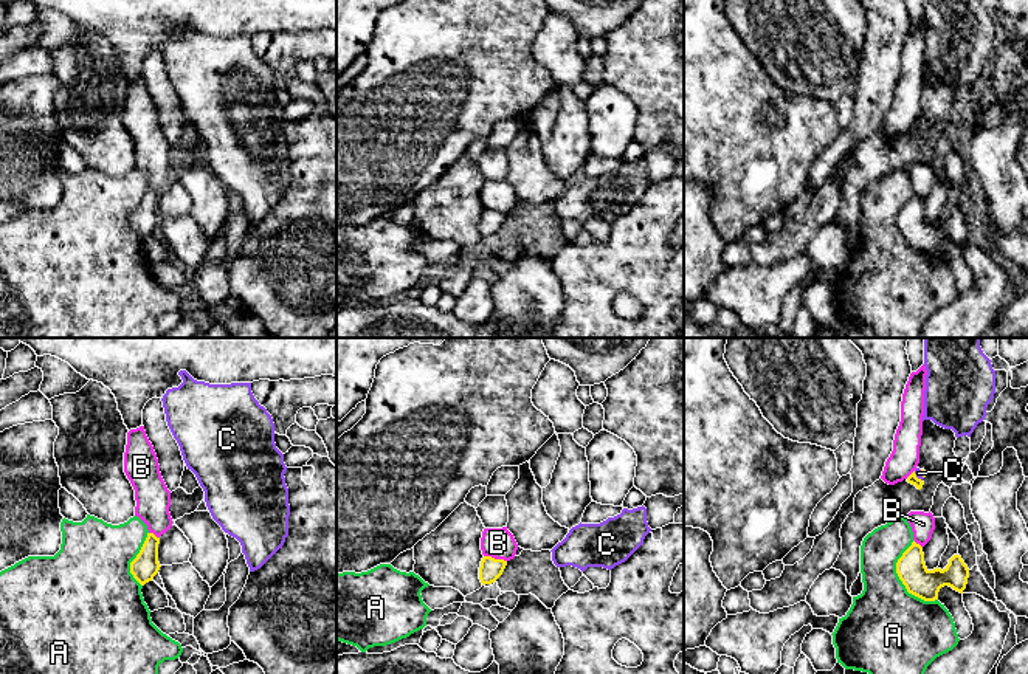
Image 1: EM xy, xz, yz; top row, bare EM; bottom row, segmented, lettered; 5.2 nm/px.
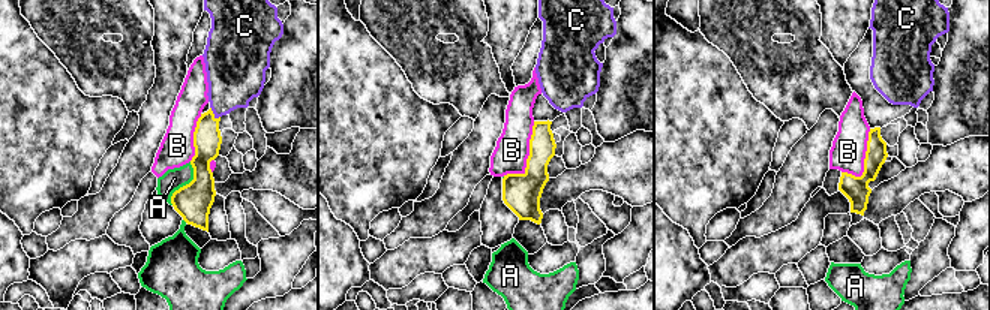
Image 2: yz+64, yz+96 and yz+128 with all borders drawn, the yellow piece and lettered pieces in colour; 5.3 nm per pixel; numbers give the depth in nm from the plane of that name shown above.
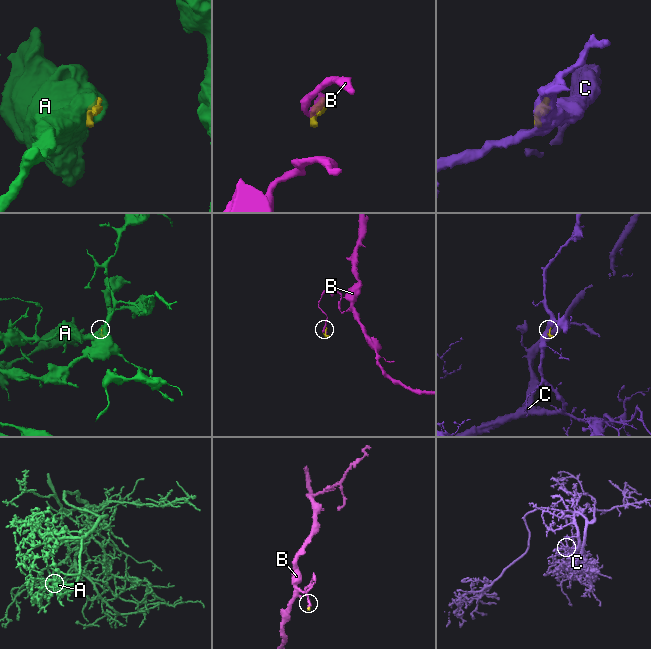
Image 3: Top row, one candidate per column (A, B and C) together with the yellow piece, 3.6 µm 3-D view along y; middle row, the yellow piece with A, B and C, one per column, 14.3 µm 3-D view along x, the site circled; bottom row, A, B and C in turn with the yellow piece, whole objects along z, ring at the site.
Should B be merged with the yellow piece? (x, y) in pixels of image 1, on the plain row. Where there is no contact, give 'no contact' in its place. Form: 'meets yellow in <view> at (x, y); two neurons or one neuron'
meets yellow in xz at (493, 211); two neurons

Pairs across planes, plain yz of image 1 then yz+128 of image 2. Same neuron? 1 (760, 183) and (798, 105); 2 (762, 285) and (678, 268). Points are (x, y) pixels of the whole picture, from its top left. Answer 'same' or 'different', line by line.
1: different
2: different

